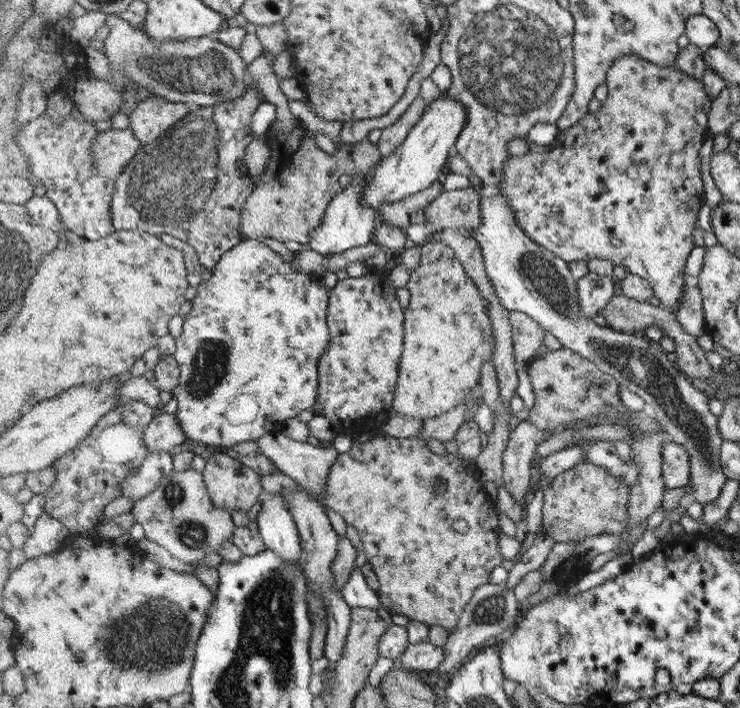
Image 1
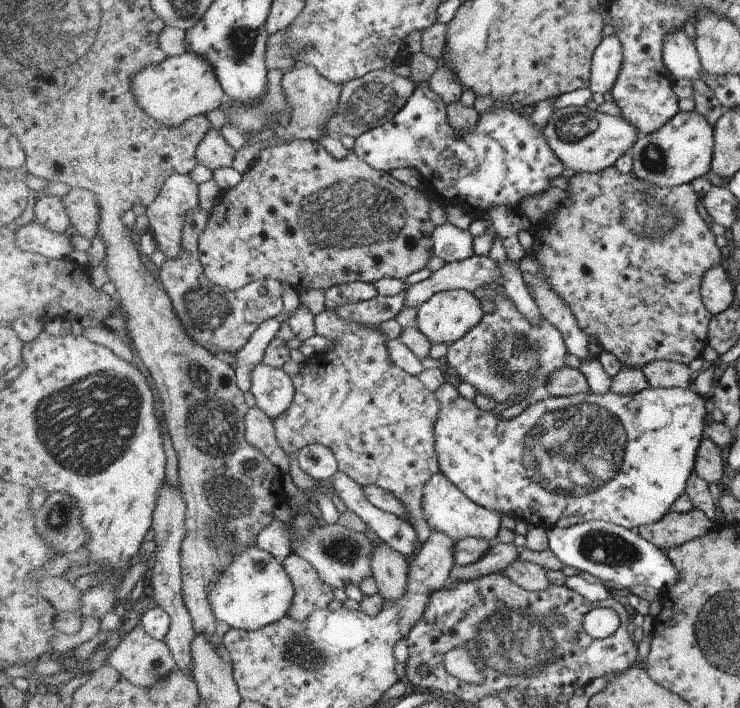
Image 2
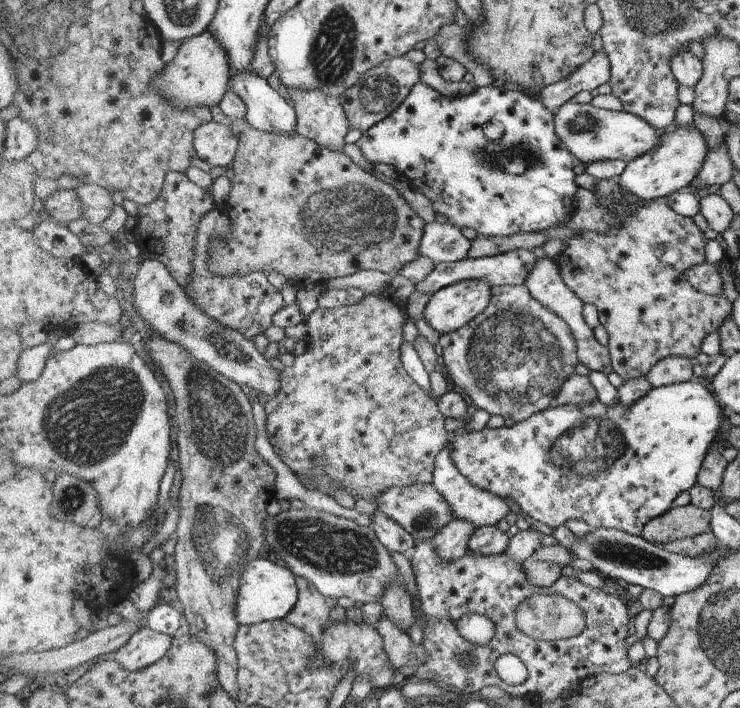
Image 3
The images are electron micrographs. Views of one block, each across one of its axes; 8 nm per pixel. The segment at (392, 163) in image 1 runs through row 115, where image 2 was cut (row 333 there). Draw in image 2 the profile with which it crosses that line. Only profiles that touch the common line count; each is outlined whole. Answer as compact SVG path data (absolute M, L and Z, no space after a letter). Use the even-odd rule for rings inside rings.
M454 289L442 291L431 296L424 304L417 308L416 324L418 330L430 340L430 344L454 344L460 340L468 331L477 327L484 318L484 310L480 299L475 293L466 289Z

